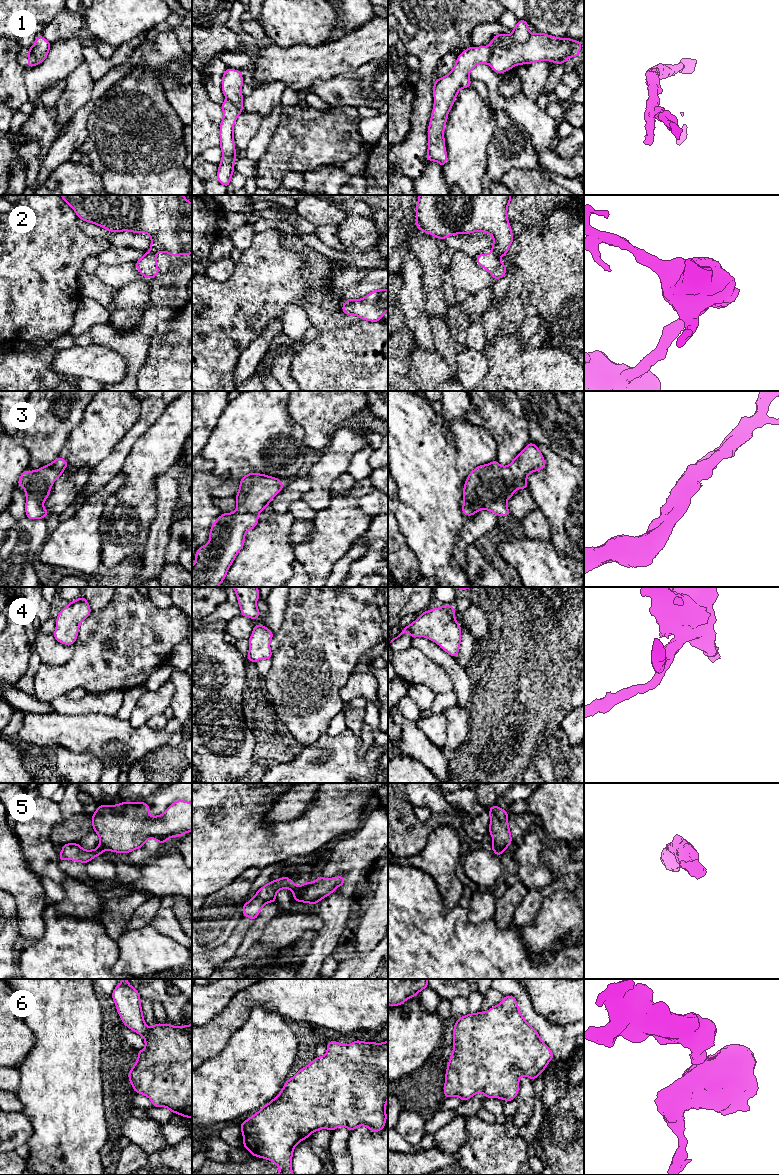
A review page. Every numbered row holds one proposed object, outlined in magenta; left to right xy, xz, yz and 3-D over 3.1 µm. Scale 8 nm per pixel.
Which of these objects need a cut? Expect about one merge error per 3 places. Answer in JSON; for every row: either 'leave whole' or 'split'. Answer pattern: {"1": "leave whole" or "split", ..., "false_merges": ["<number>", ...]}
{"1": "split", "2": "split", "3": "leave whole", "4": "leave whole", "5": "split", "6": "leave whole", "false_merges": ["1", "2", "5"]}

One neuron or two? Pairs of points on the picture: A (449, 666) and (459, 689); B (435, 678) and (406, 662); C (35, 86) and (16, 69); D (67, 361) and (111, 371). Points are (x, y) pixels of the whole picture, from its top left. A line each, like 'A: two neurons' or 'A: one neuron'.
A: one neuron
B: one neuron
C: two neurons
D: one neuron

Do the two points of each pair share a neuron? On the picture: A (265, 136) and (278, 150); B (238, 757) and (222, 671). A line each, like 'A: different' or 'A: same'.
A: different
B: same

